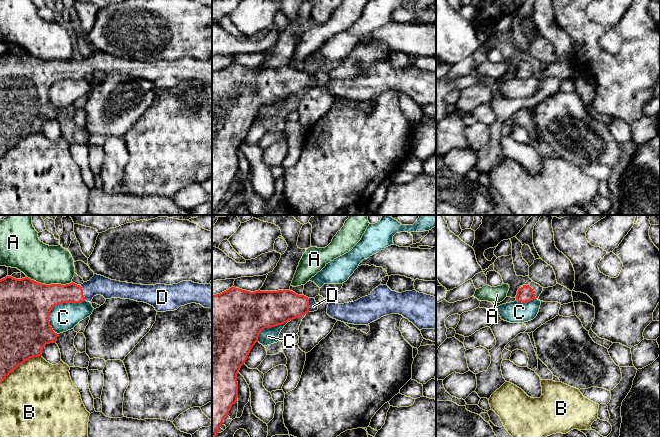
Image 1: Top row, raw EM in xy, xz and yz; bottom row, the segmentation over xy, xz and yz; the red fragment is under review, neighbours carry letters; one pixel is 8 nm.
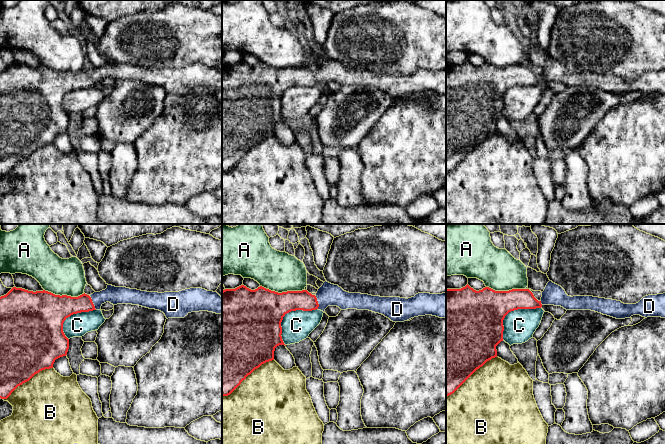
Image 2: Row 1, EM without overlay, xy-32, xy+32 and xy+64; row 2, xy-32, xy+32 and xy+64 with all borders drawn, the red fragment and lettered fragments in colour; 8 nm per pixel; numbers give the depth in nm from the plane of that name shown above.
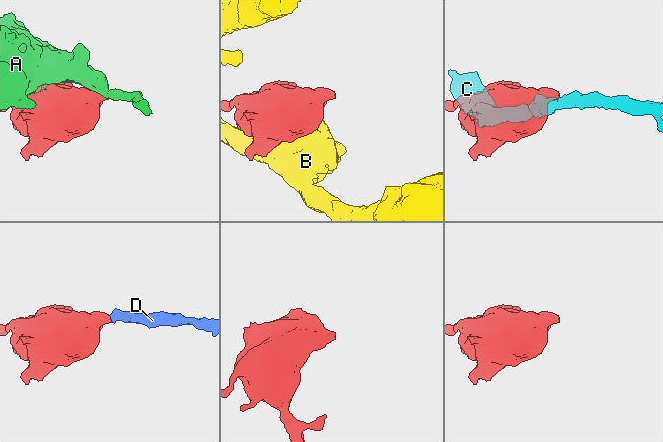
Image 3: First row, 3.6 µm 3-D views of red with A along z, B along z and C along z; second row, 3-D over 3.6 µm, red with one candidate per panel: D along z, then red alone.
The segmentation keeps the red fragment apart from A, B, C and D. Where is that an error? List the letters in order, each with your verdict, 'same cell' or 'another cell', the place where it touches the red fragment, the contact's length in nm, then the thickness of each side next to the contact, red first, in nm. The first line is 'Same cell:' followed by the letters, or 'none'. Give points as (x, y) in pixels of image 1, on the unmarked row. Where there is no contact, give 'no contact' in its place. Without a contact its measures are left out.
Same cell: D
A: another cell | xy (51, 60) | 380 nm | 380/320 nm
B: another cell | xy (20, 140) | 400 nm | 380/480 nm
C: another cell | xy (57, 80) | 360 nm | 400/220 nm
D: same cell | xy (82, 69) | 140 nm | 170/160 nm

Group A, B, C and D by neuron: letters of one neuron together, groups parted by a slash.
A / B / C / D

